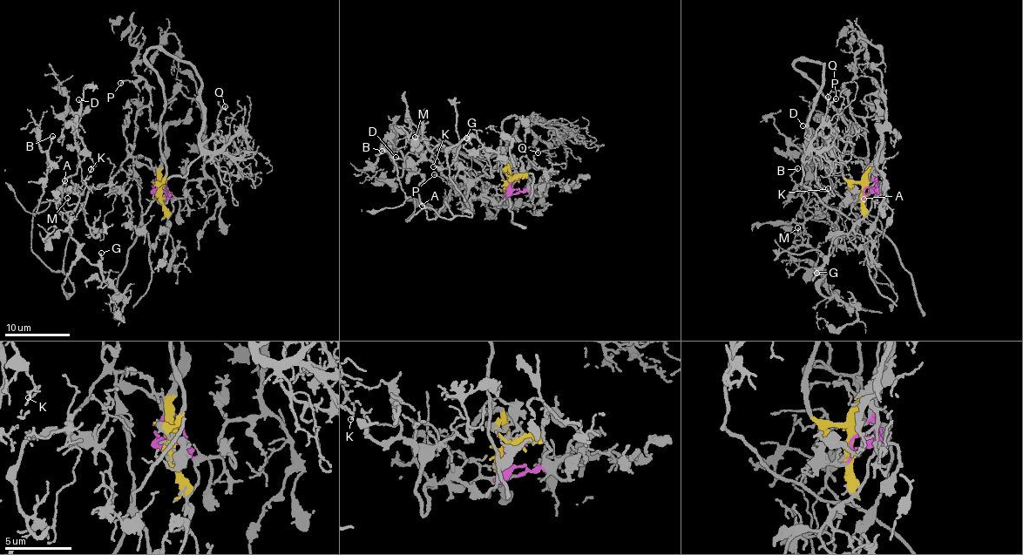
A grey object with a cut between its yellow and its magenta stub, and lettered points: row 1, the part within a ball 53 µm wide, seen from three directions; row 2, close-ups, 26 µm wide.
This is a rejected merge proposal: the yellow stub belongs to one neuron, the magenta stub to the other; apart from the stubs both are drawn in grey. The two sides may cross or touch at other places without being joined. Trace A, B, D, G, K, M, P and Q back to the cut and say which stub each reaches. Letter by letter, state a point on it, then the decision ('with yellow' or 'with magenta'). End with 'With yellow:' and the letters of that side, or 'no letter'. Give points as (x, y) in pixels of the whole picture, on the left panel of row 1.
A: (64, 180) | with magenta
B: (52, 136) | with magenta
D: (78, 99) | with magenta
G: (101, 253) | with magenta
K: (91, 169) | with magenta
M: (67, 198) | with magenta
P: (120, 83) | with magenta
Q: (225, 106) | with yellow
With yellow: Q

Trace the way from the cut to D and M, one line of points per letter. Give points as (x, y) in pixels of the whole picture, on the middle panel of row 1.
D: (511, 180), (506, 197), (470, 199), (469, 213), (449, 148), (423, 145), (403, 169), (395, 157)
M: (511, 180), (506, 197), (470, 199), (469, 213), (467, 182), (449, 148), (440, 152), (415, 136)

